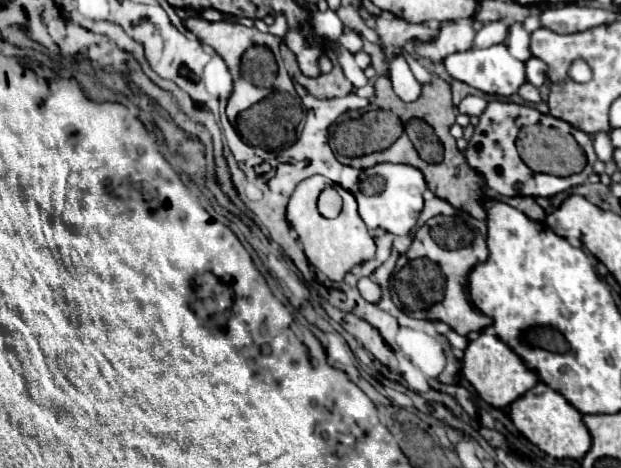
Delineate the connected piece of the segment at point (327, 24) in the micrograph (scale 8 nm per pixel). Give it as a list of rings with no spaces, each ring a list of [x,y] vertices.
[[[315,11],[311,13],[311,25],[313,25],[313,31],[323,37],[327,43],[335,43],[341,33],[343,33],[343,23],[341,19],[335,15],[335,11],[327,11],[327,13],[321,13],[321,11]]]

